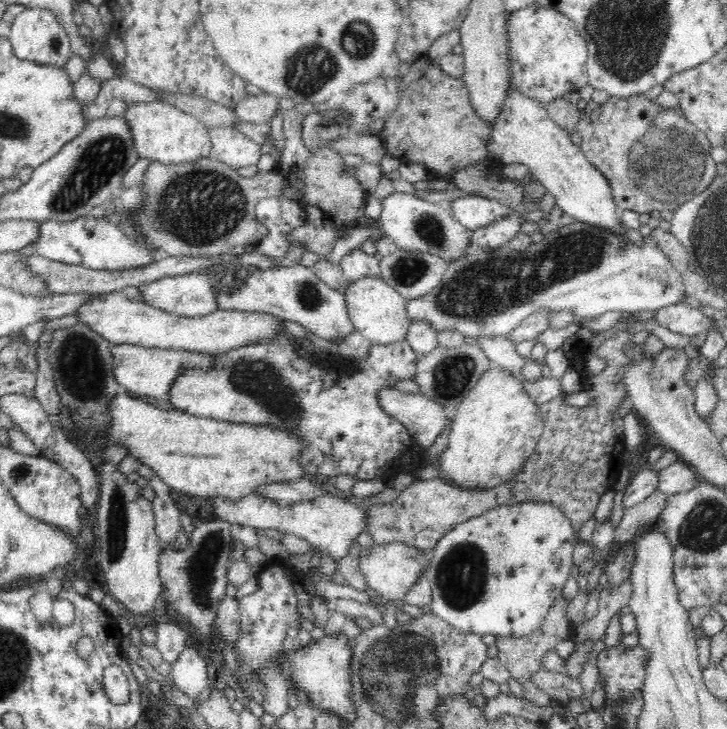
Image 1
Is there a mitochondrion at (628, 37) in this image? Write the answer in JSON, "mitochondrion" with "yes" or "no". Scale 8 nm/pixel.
{"mitochondrion":"yes"}

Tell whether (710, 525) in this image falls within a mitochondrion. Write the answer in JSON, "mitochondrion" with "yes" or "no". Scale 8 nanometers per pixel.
{"mitochondrion":"yes"}

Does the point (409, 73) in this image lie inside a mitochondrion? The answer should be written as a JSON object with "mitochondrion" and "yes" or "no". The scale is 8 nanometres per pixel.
{"mitochondrion":"no"}

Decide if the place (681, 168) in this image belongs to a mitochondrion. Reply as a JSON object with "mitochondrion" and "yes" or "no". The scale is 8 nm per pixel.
{"mitochondrion":"yes"}

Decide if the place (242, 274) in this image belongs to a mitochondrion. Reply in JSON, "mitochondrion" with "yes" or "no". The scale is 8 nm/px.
{"mitochondrion":"no"}

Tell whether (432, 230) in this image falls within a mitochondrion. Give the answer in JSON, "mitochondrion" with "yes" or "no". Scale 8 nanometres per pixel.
{"mitochondrion":"yes"}

